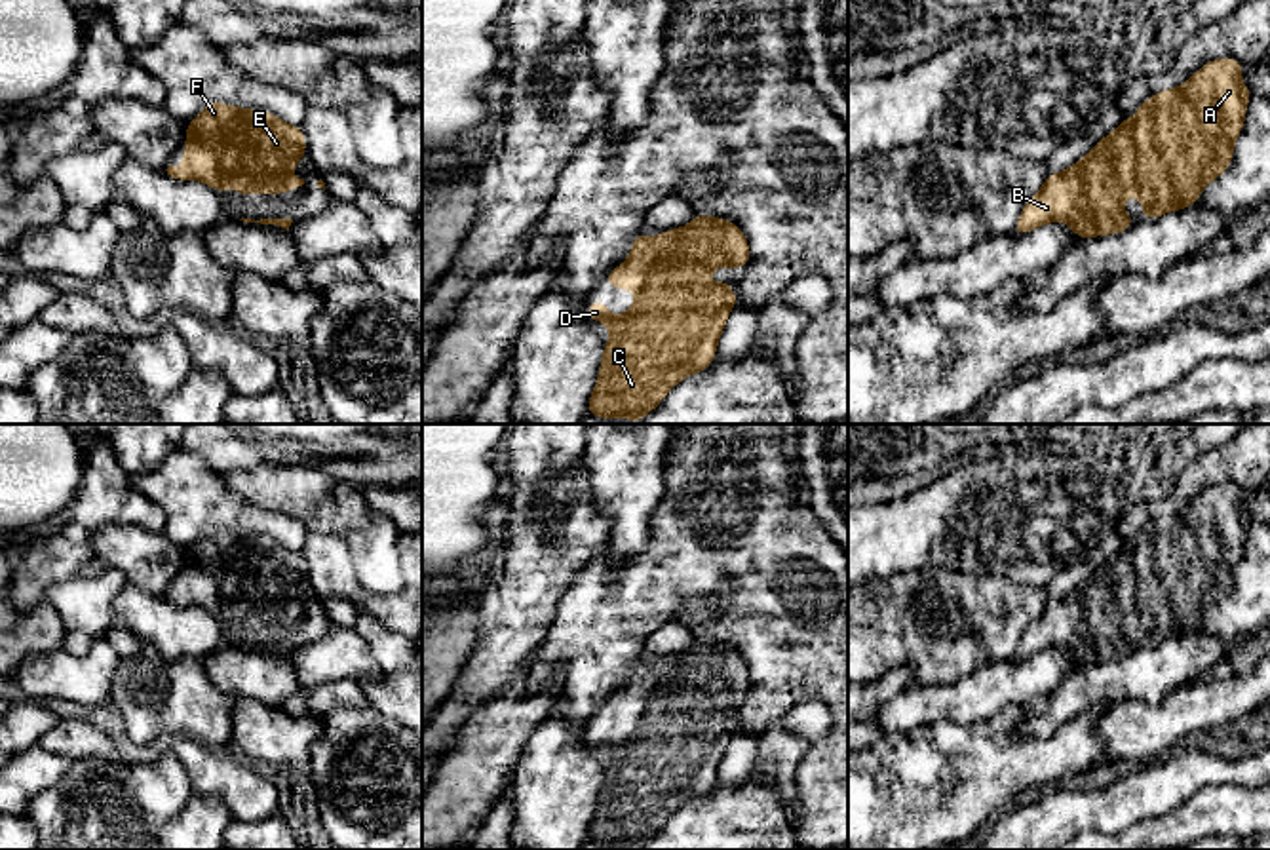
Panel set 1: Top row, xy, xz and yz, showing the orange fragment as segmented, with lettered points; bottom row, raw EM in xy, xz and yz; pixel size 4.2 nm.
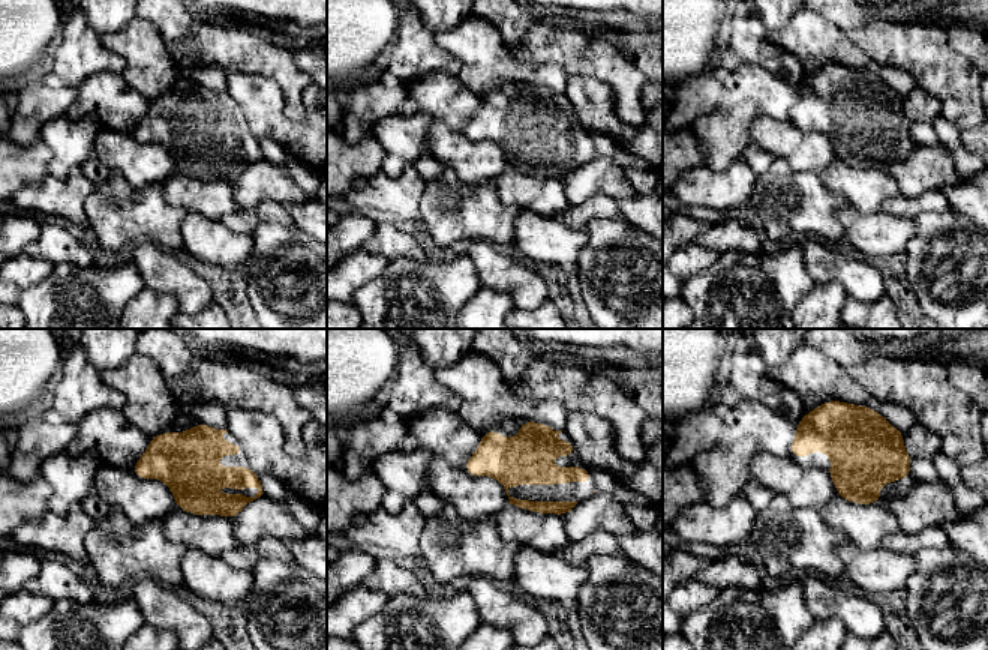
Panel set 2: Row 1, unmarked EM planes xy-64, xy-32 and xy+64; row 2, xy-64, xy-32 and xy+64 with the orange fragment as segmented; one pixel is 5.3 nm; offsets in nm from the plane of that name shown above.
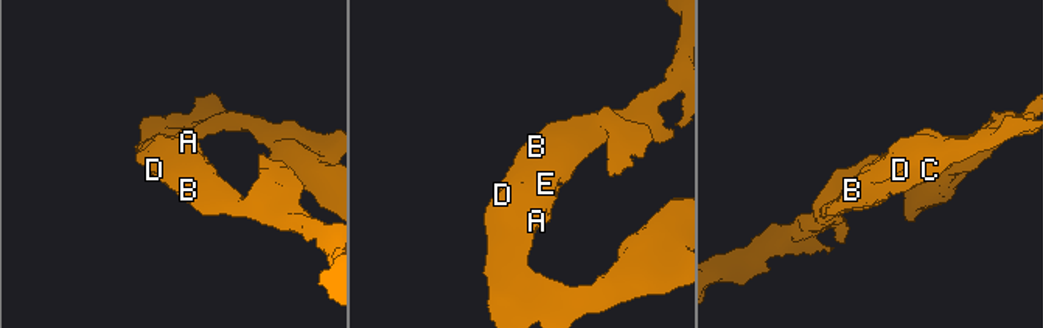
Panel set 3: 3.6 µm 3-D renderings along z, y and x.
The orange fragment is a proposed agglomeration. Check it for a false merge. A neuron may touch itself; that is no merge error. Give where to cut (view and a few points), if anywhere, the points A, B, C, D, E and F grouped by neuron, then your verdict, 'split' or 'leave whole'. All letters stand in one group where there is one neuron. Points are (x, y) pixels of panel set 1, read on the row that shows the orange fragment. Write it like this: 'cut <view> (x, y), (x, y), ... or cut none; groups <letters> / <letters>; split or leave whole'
cut none; groups A B C D E F; leave whole

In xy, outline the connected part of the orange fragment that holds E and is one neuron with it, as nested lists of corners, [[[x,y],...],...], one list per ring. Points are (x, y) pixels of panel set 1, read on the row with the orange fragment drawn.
[[[209,101],[184,129],[184,162],[165,169],[181,183],[200,181],[217,194],[230,184],[251,196],[287,194],[304,184],[291,169],[306,156],[306,137],[300,126],[270,110]]]

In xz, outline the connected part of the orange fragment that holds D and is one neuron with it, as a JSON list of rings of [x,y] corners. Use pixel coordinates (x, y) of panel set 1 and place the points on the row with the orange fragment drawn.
[[[696,213],[686,226],[665,230],[654,238],[637,232],[629,257],[605,276],[605,283],[612,289],[629,289],[637,295],[631,308],[622,316],[612,316],[605,300],[586,306],[591,321],[605,321],[610,329],[587,415],[595,418],[620,416],[637,424],[664,401],[675,384],[707,371],[715,361],[726,318],[738,304],[738,293],[728,280],[715,285],[705,281],[715,268],[740,270],[749,262],[751,253],[743,230],[721,217]]]

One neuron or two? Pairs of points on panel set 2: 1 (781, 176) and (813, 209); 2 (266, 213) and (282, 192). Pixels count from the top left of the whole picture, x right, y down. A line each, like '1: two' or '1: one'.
1: one
2: two

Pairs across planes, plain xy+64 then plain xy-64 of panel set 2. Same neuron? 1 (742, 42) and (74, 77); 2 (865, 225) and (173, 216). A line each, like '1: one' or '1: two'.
1: one
2: two

